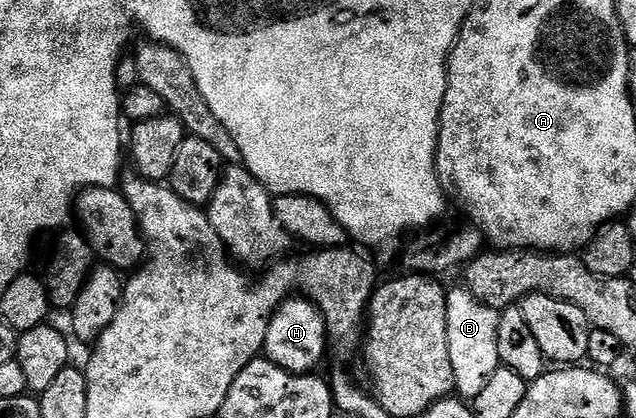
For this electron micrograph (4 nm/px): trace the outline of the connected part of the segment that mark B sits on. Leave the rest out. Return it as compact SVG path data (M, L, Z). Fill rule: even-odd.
M467 288L450 289L447 300L447 344L451 352L453 385L462 399L471 400L483 392L487 380L496 370L502 369L499 360L499 320L498 311L484 306Z

